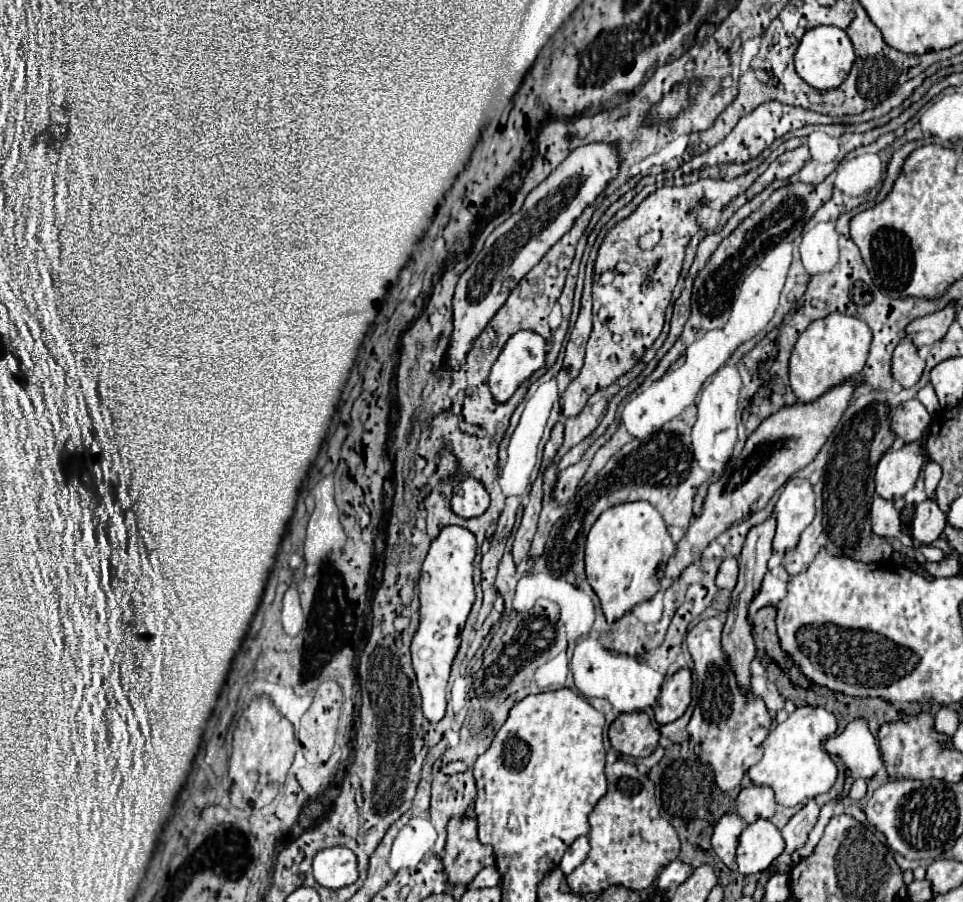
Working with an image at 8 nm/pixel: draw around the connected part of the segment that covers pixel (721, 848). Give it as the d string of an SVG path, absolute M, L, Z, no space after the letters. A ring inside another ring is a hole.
M724 814L718 824L714 826L712 834L712 848L718 854L718 858L730 868L736 870L736 848L738 848L738 836L742 832L740 820L734 814Z

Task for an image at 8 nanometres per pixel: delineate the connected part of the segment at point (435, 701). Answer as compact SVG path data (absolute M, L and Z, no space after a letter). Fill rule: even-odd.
M446 526L432 542L420 576L420 626L412 638L412 668L418 678L422 712L430 722L440 722L446 714L446 682L452 660L460 646L460 630L474 602L472 562L476 538L460 526Z

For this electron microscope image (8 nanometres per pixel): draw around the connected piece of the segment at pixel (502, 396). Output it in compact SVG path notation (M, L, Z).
M522 330L516 332L500 352L498 360L494 362L488 378L488 388L498 404L506 404L516 388L532 376L538 368L544 366L546 352L544 352L544 338L536 332Z

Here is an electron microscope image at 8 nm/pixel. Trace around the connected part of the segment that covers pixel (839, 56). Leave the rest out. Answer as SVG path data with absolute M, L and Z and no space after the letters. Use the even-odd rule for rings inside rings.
M816 26L808 30L794 54L794 68L796 74L812 88L816 90L832 90L842 84L842 80L848 76L850 68L854 64L854 48L850 38L844 30L836 26Z

